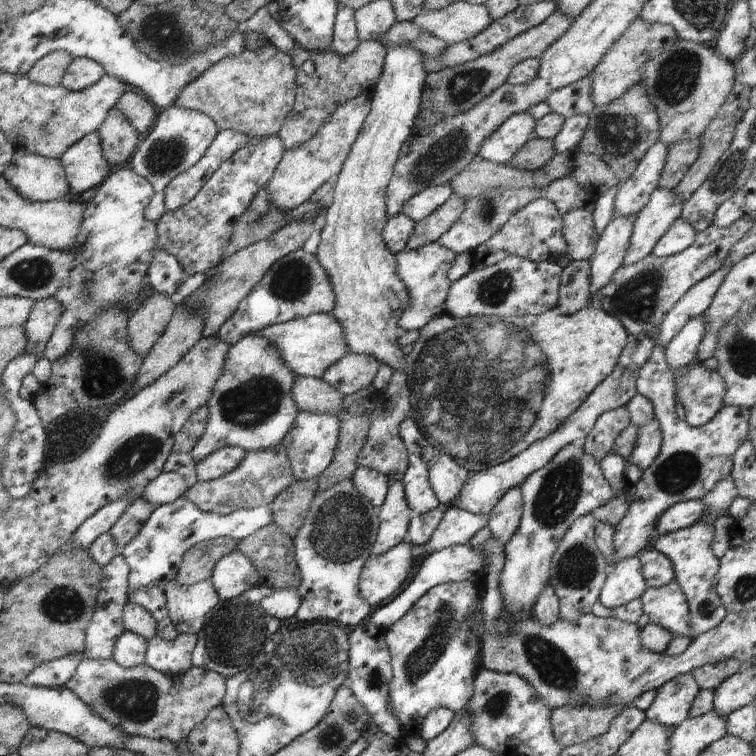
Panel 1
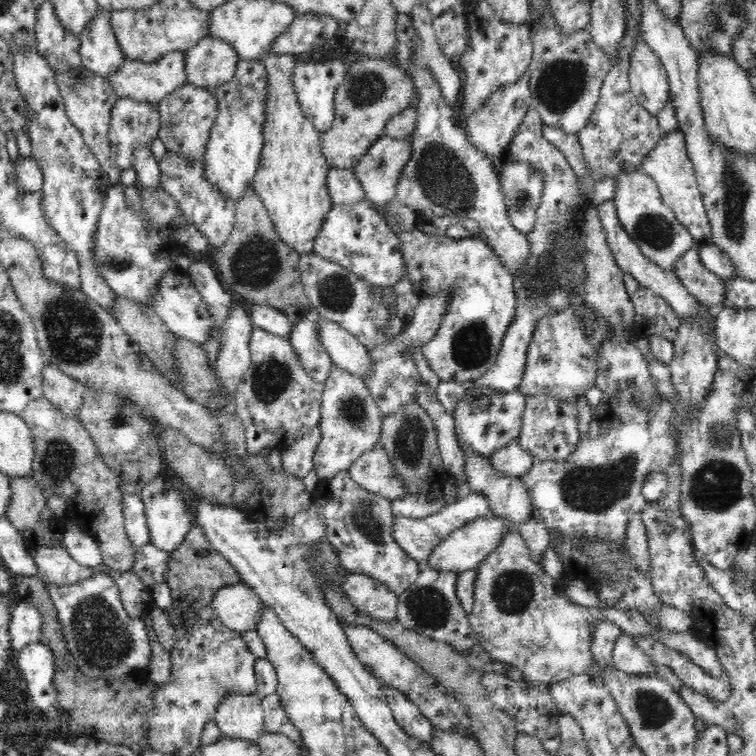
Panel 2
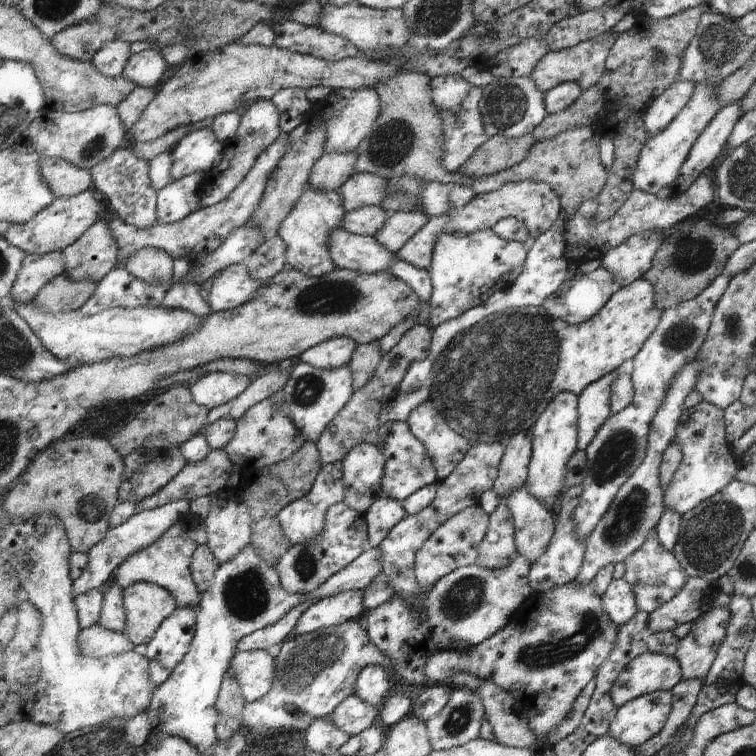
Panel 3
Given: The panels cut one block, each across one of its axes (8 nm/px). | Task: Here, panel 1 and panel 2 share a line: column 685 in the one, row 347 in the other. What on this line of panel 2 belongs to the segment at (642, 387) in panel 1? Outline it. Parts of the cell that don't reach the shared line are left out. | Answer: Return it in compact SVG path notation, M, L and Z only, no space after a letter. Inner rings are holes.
M417 225L413 231L400 235L400 250L406 263L406 273L412 291L420 301L433 295L448 297L448 306L441 314L440 324L434 338L422 346L423 358L440 381L456 381L467 384L480 378L494 366L501 342L516 311L516 295L512 291L513 274L504 267L494 248L488 245L485 233L464 239L452 239L444 233L436 233Z

